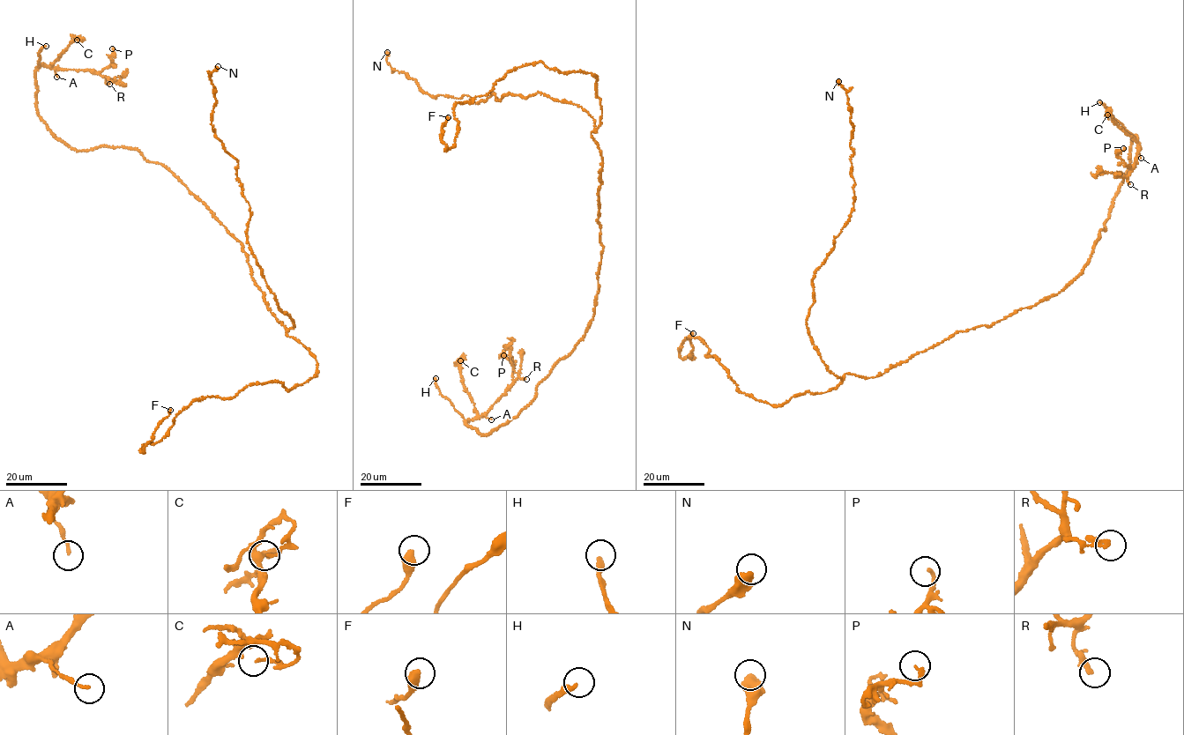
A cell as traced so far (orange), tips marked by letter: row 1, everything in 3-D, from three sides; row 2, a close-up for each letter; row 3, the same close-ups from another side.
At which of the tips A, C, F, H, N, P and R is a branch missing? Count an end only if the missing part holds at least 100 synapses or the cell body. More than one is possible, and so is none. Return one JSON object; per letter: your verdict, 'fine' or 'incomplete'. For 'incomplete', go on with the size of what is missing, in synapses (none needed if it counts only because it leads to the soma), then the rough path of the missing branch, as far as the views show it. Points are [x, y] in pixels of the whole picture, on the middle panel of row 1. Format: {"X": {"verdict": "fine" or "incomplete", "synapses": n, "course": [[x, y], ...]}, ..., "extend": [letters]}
{"A": {"verdict": "fine"}, "C": {"verdict": "fine"}, "F": {"verdict": "fine"}, "H": {"verdict": "incomplete", "course": [[435, 378], [428, 360]]}, "N": {"verdict": "fine"}, "P": {"verdict": "fine"}, "R": {"verdict": "fine"}, "extend": ["H"]}

